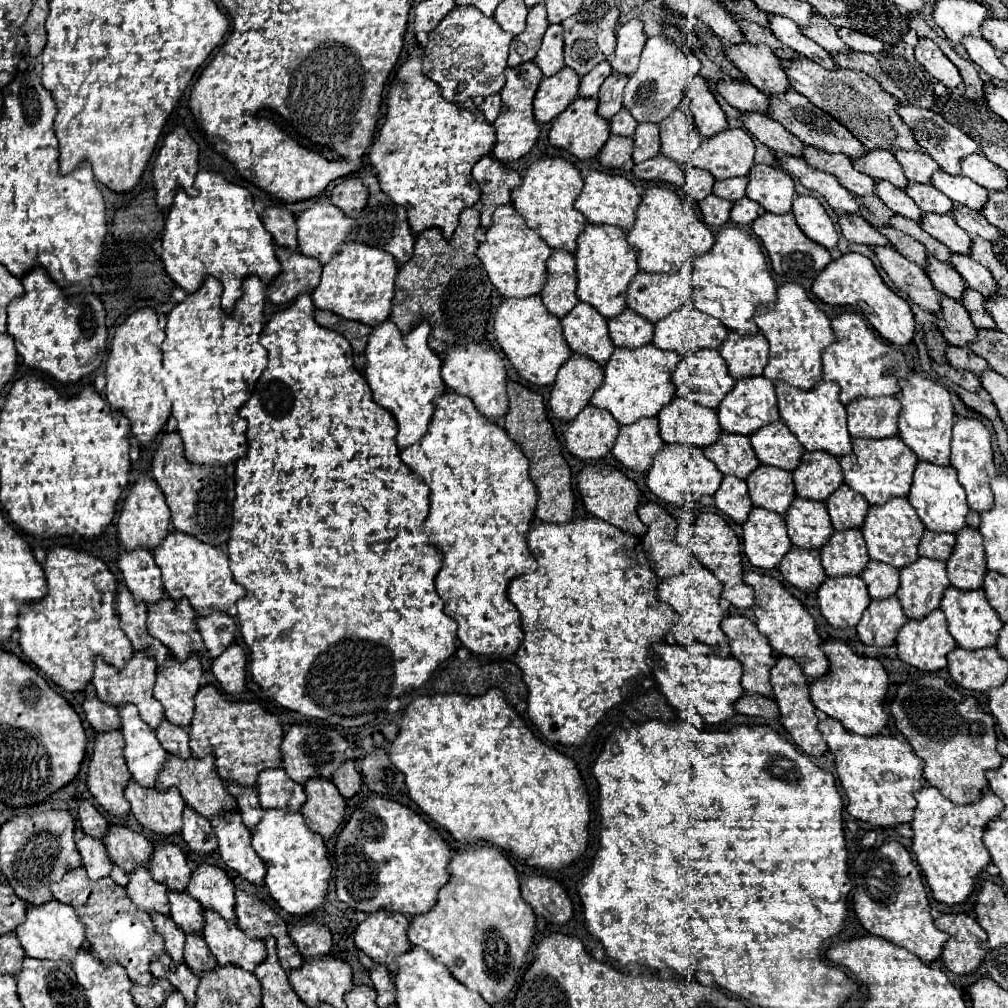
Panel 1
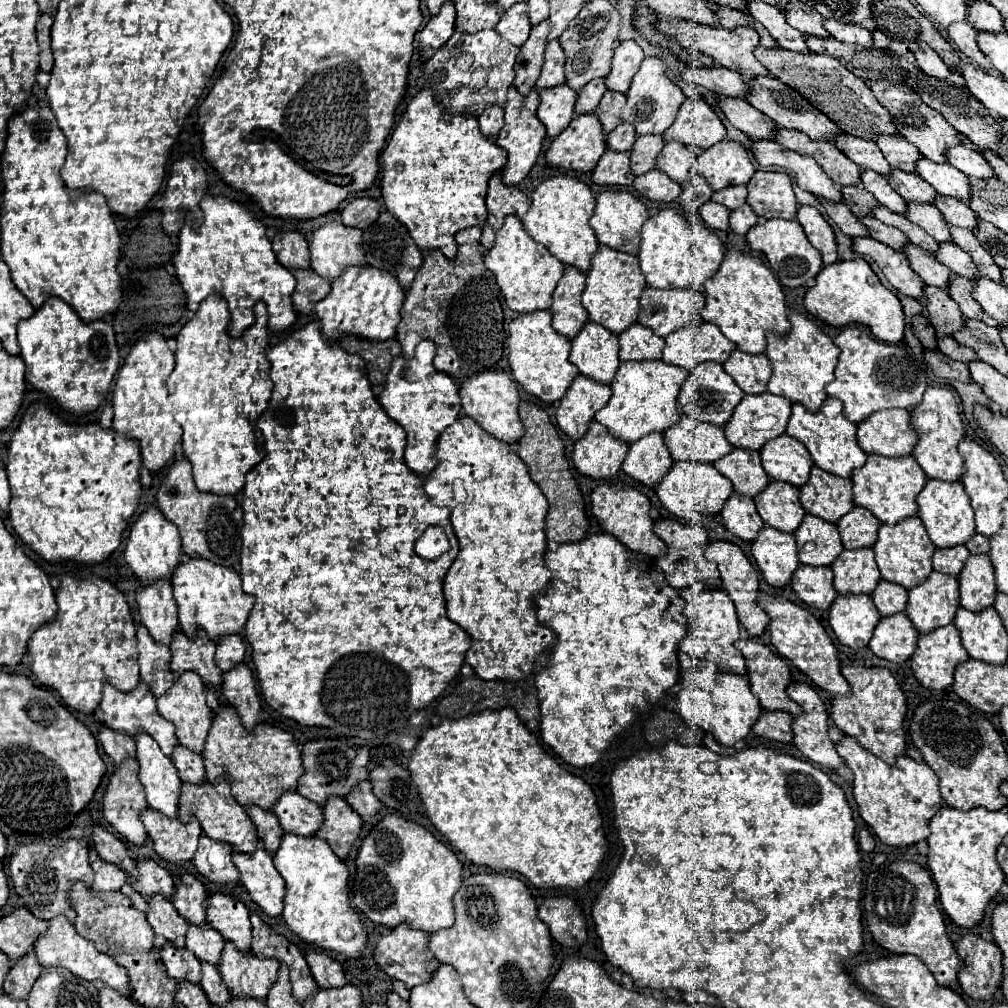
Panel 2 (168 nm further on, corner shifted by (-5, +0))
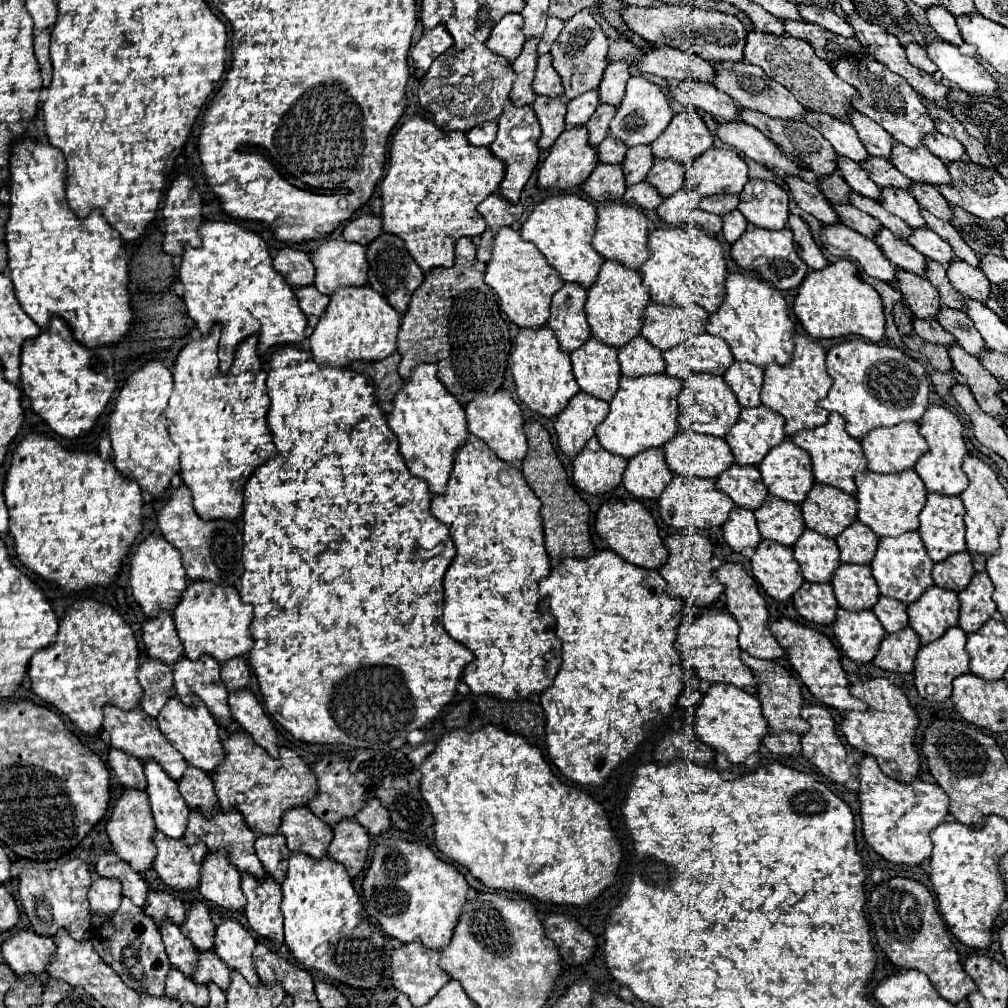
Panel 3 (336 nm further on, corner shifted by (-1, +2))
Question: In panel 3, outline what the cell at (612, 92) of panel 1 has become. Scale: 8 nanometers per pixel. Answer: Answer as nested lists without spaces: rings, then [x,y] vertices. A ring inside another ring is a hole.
[[[600,104],[596,108],[596,112],[592,114],[592,118],[586,124],[586,128],[588,128],[588,144],[590,146],[596,148],[608,136],[608,124],[614,118],[614,114],[616,114],[616,108],[612,108],[612,106]]]

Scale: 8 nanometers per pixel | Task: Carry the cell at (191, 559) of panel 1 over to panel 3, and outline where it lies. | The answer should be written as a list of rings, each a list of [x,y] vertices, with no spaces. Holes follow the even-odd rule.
[[[190,582],[172,616],[188,660],[200,660],[204,654],[208,654],[216,662],[224,664],[226,660],[236,656],[244,658],[254,646],[250,634],[254,610],[250,604],[244,604],[240,600],[240,594],[232,586],[214,586],[212,582]]]

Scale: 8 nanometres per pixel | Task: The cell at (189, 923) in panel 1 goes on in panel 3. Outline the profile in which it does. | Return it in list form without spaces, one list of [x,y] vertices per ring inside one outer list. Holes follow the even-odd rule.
[[[210,950],[206,954],[198,954],[200,962],[198,962],[198,970],[194,974],[194,982],[198,984],[210,984],[214,982],[220,990],[228,990],[230,986],[230,970],[228,966],[224,966],[224,962]]]

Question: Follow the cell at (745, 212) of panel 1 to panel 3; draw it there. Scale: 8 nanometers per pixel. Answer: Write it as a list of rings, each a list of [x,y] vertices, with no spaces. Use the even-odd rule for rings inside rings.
[[[732,210],[732,212],[726,214],[722,220],[724,220],[724,228],[722,228],[724,238],[726,238],[726,242],[734,244],[734,242],[740,238],[740,234],[746,230],[748,222],[746,222],[746,218],[742,216],[740,210]]]

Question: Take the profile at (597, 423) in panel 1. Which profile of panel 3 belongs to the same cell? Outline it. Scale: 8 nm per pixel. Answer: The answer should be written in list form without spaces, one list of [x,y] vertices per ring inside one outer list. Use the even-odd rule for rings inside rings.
[[[592,438],[572,464],[574,484],[592,496],[602,496],[618,488],[628,462],[614,454],[606,454],[596,438]]]

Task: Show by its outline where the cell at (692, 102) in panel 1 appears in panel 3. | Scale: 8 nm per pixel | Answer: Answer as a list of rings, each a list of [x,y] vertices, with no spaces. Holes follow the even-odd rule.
[[[694,110],[674,116],[664,134],[652,142],[654,158],[676,160],[684,166],[690,166],[708,148],[712,148],[712,134]]]

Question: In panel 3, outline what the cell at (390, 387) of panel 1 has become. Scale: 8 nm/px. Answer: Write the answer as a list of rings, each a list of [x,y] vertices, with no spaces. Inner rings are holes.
[[[434,364],[416,366],[410,382],[394,398],[394,410],[388,414],[388,426],[398,438],[398,450],[408,470],[430,484],[432,494],[446,494],[446,484],[454,466],[454,454],[470,438],[464,408],[444,388],[436,376]]]

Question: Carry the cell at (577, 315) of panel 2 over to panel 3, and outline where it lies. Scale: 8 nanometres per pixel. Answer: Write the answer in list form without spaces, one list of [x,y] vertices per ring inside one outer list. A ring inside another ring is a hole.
[[[564,284],[552,298],[552,312],[548,326],[560,342],[564,352],[578,350],[592,334],[586,322],[586,290],[578,284]]]

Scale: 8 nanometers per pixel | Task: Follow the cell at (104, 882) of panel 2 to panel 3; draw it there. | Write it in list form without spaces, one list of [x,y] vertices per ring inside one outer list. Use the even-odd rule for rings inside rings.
[[[96,876],[90,892],[88,892],[88,902],[90,902],[90,912],[100,914],[100,916],[112,916],[118,906],[120,906],[122,894],[118,890],[118,882],[110,882],[108,878]]]

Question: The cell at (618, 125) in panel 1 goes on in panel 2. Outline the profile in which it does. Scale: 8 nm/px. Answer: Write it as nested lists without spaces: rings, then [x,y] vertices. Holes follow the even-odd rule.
[[[622,122],[610,132],[610,136],[606,136],[606,144],[616,152],[626,152],[626,150],[632,150],[634,138],[636,138],[634,126],[630,122]]]

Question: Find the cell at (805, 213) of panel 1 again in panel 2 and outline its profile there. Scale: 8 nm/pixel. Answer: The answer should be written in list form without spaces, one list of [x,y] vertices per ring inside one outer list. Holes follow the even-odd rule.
[[[800,206],[796,220],[802,224],[810,244],[822,254],[824,264],[832,264],[838,260],[838,244],[834,230],[824,220],[824,216],[814,206]]]

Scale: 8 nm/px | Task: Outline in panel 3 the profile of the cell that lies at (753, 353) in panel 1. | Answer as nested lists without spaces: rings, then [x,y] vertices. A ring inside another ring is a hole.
[[[734,362],[724,374],[724,382],[736,394],[736,400],[742,408],[754,408],[754,406],[760,406],[762,376],[764,376],[764,370],[758,366],[748,362],[746,364]]]

